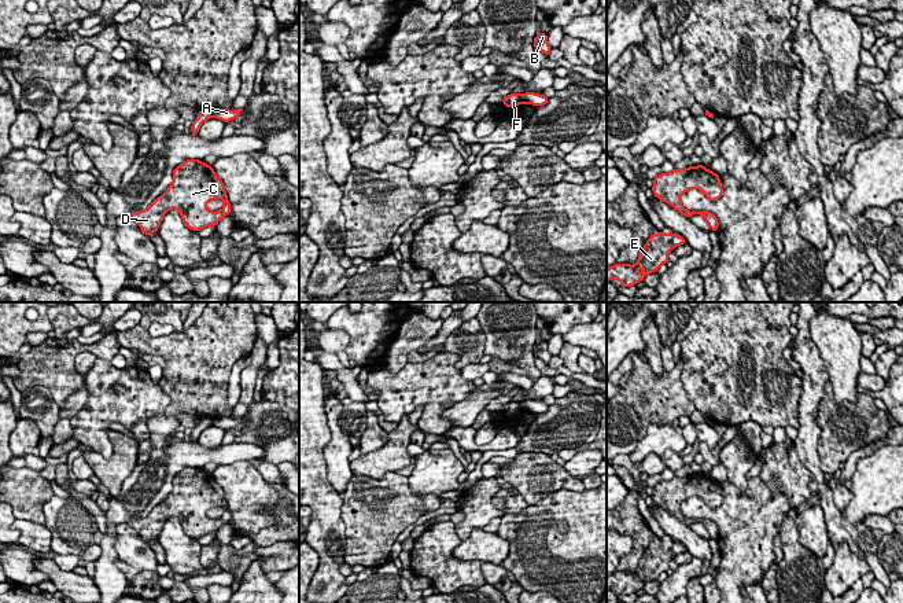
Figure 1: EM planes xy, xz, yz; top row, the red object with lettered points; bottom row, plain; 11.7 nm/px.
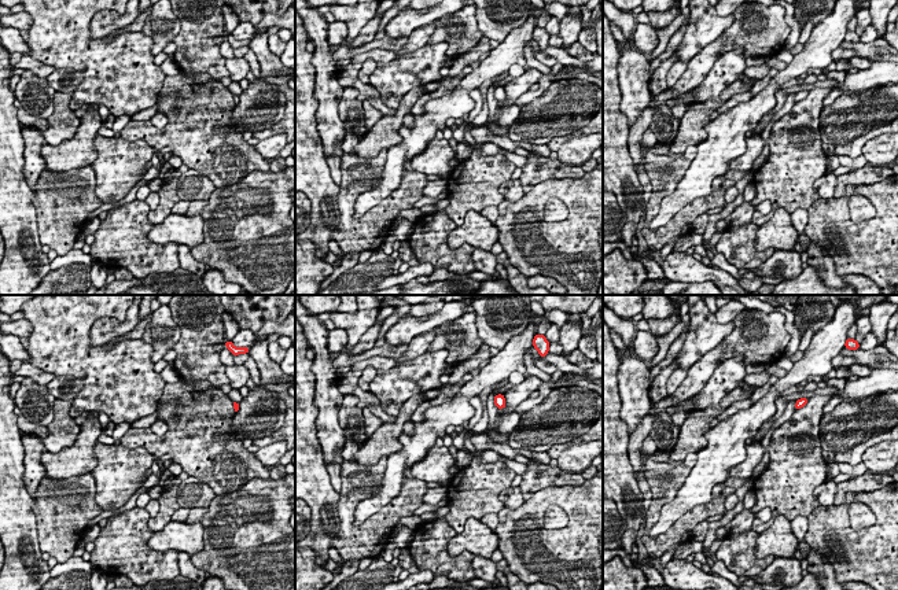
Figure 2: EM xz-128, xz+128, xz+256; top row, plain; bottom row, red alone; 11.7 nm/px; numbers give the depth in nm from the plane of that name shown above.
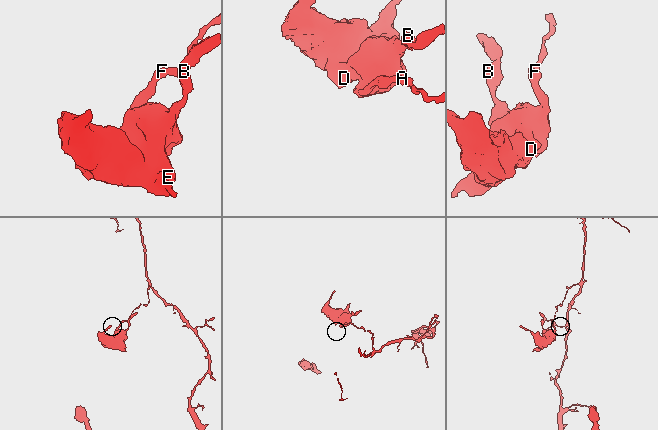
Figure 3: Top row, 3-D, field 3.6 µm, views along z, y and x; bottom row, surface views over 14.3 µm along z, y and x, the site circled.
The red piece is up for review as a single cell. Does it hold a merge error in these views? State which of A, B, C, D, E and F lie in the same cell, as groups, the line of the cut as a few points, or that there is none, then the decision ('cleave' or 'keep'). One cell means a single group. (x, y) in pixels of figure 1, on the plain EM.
A / B C D E F | xz (519, 403), (522, 410) | cleave

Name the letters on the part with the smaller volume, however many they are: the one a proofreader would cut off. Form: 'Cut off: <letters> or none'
Cut off: B, C, D, E, F

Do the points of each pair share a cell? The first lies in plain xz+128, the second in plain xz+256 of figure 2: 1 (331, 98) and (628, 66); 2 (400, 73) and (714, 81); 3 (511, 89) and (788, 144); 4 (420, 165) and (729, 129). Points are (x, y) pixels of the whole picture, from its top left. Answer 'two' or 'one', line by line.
1: one
2: one
3: one
4: two

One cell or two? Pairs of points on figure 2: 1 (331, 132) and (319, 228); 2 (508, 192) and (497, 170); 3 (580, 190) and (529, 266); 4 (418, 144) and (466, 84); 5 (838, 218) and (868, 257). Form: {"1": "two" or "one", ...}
{"1": "two", "2": "two", "3": "one", "4": "one", "5": "one"}

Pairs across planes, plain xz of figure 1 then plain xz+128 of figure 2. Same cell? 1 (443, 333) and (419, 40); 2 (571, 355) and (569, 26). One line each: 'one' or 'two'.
1: one
2: one

